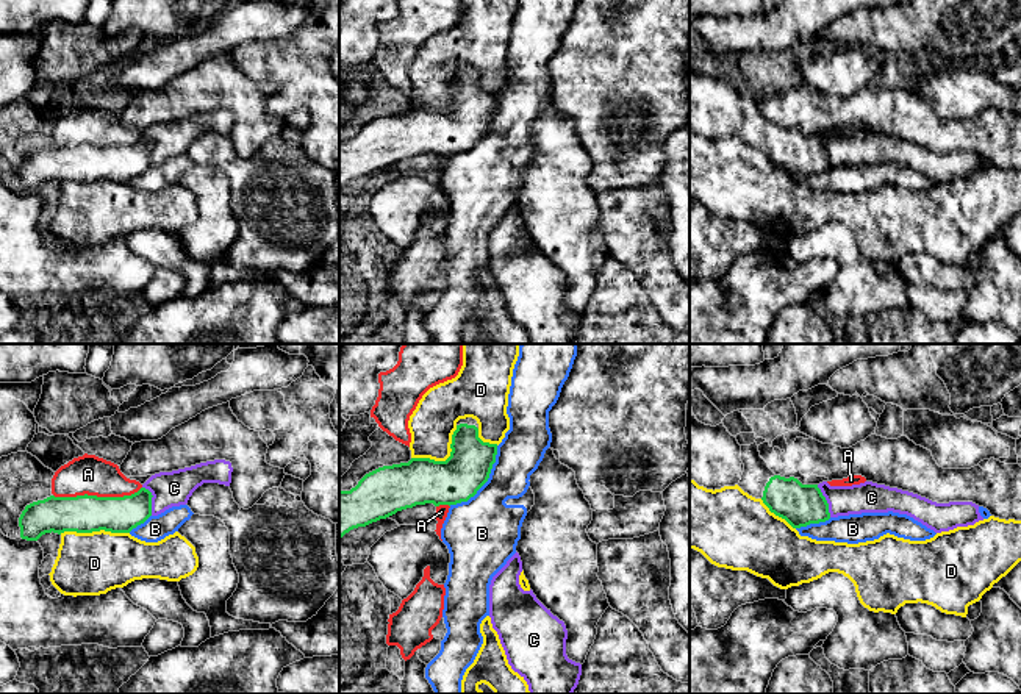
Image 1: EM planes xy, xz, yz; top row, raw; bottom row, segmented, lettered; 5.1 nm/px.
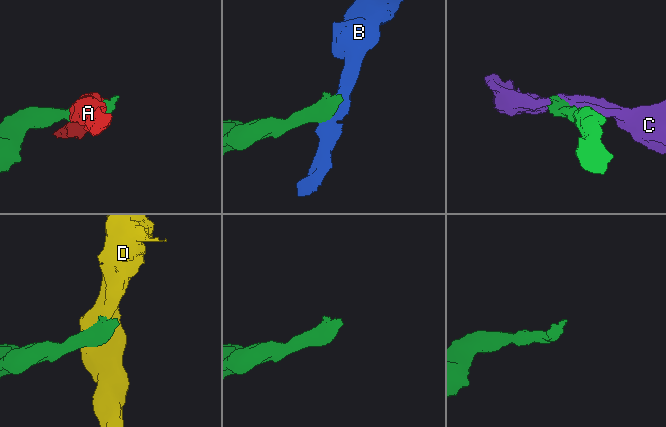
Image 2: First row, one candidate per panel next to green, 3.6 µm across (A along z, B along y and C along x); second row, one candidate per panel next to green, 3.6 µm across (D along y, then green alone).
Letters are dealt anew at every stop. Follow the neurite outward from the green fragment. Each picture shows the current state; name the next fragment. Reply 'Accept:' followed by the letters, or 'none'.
Accept: none

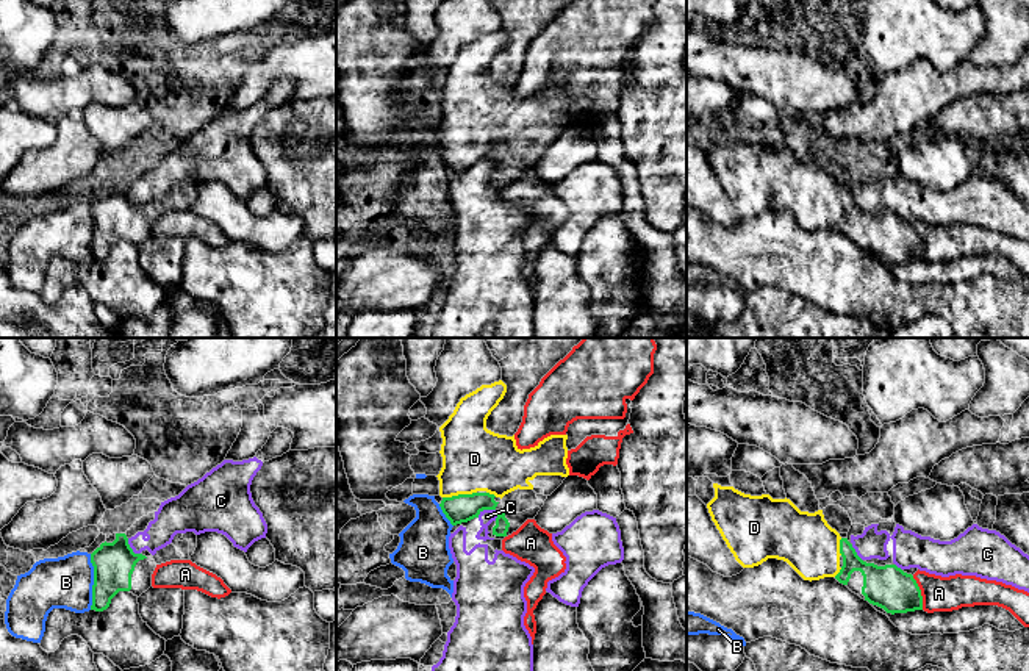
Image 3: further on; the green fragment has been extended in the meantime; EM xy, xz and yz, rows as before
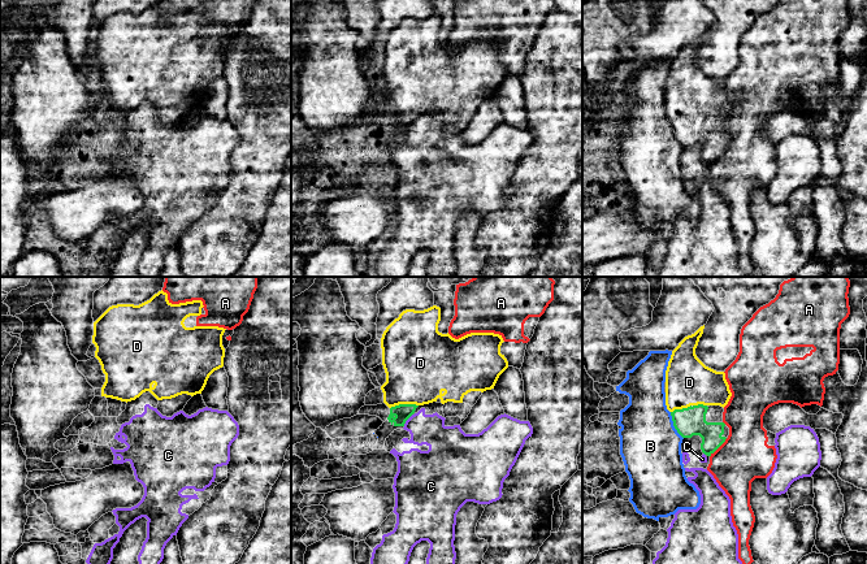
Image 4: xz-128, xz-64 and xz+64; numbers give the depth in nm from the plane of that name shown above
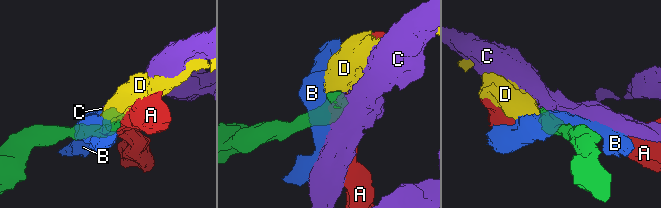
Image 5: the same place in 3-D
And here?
Accept: D

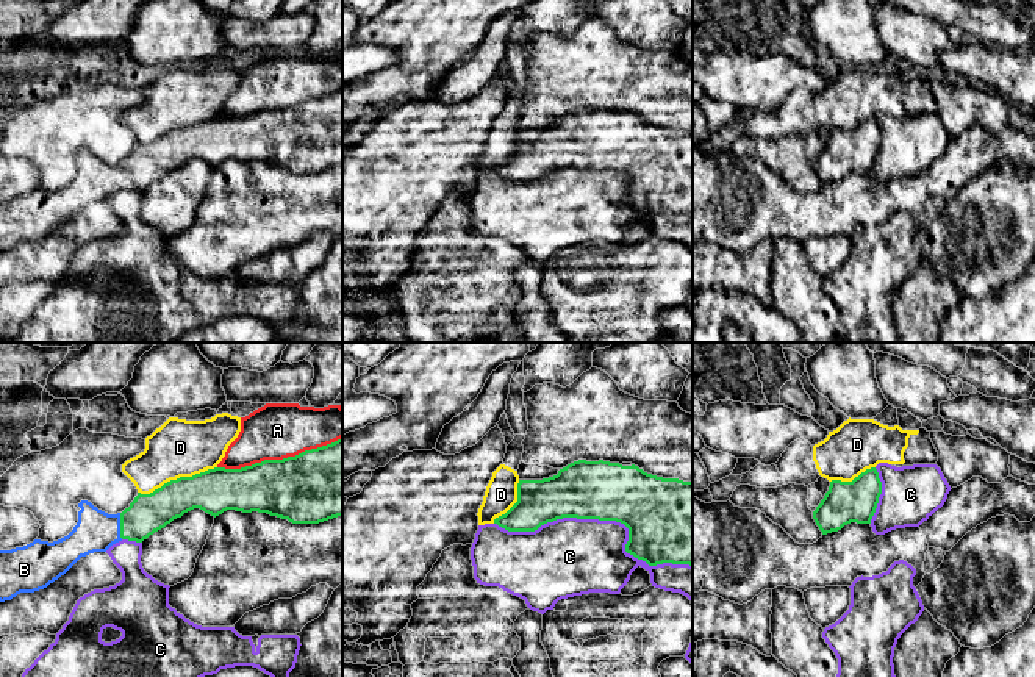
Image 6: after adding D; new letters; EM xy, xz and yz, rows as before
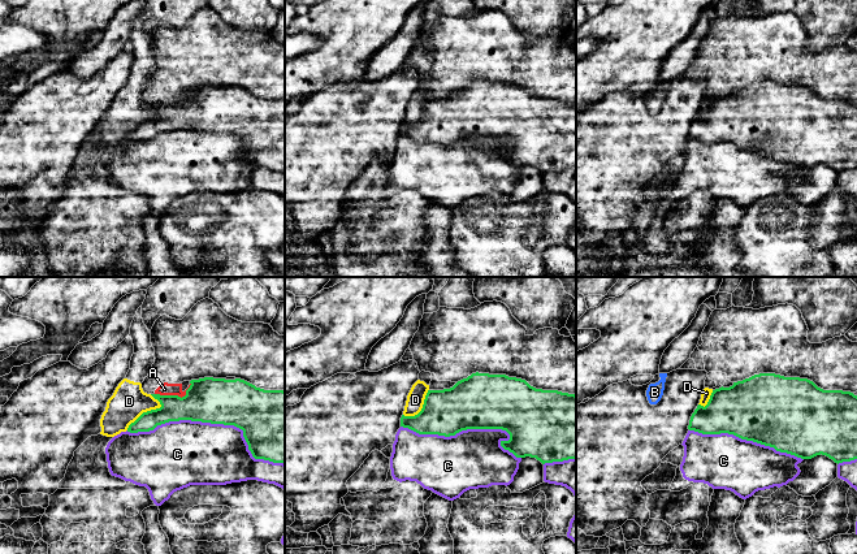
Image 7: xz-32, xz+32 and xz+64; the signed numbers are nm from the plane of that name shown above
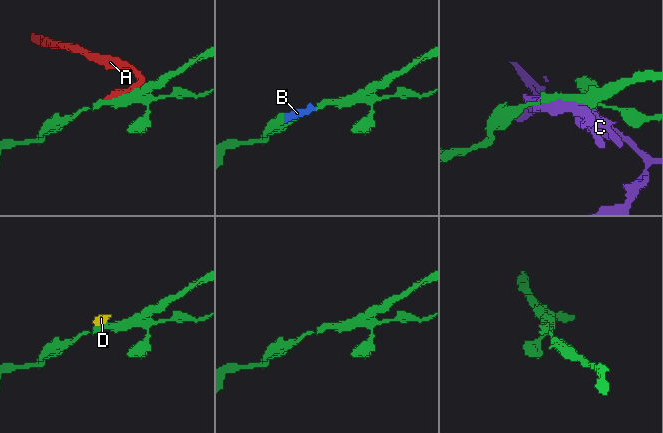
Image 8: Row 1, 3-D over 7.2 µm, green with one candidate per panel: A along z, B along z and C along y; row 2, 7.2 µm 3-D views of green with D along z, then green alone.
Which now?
Accept: B

